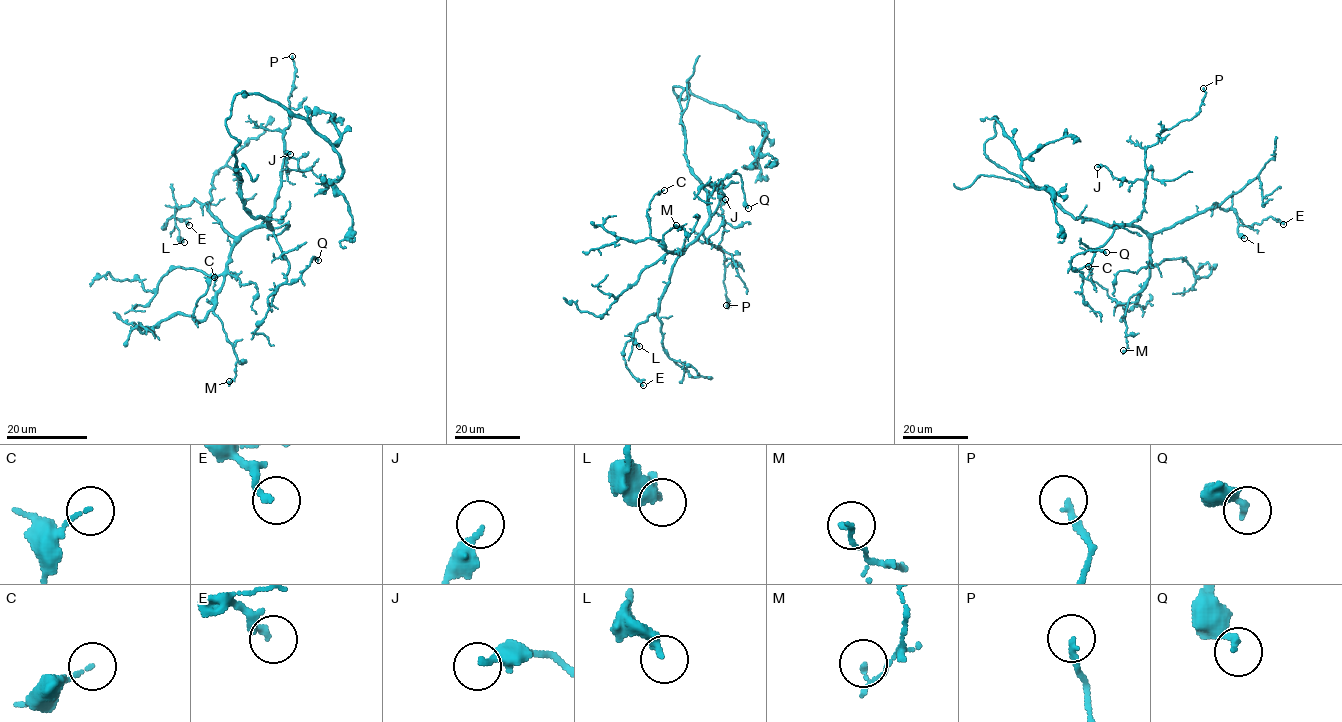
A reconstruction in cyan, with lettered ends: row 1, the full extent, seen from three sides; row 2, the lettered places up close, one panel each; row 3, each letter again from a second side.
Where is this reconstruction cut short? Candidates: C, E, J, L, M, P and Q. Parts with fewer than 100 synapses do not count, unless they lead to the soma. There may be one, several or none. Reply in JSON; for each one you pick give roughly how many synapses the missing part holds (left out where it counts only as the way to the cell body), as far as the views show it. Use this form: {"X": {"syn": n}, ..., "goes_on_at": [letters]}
{"goes_on_at": []}

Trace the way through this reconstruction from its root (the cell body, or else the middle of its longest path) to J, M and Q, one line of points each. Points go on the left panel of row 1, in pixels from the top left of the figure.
J: (240, 181), (243, 205), (271, 228), (262, 223), (281, 172), (290, 170), (290, 154)
M: (240, 181), (243, 205), (271, 228), (253, 227), (234, 244), (214, 305), (237, 359), (229, 381)
Q: (240, 181), (243, 205), (253, 216), (269, 221), (287, 258), (286, 282), (294, 282), (313, 257), (318, 260)

